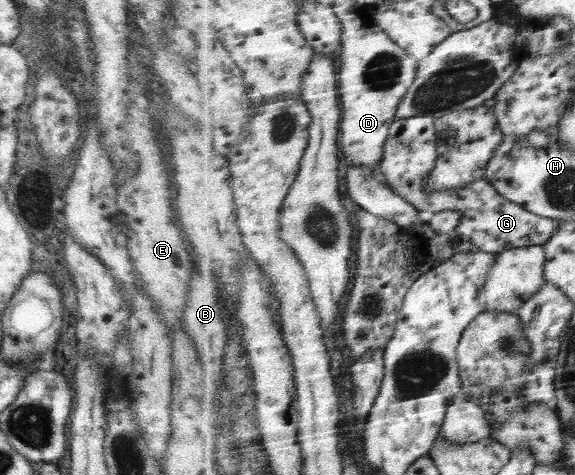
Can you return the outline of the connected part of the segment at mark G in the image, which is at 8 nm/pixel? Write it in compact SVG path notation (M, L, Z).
M430 114L412 116L397 120L391 126L390 136L385 146L384 158L381 164L381 172L385 174L387 182L391 184L394 191L402 195L414 206L417 206L427 216L434 216L434 214L445 210L459 210L462 212L462 215L464 215L462 224L453 233L453 247L454 250L458 250L456 254L474 250L499 254L515 248L528 248L529 246L548 244L553 239L559 224L558 220L540 216L530 209L524 208L524 205L508 200L507 196L502 196L501 192L498 192L498 189L488 179L471 182L459 189L444 189L441 191L427 189L425 180L430 178L432 171L436 168L437 160L438 130L436 130L436 117Z

